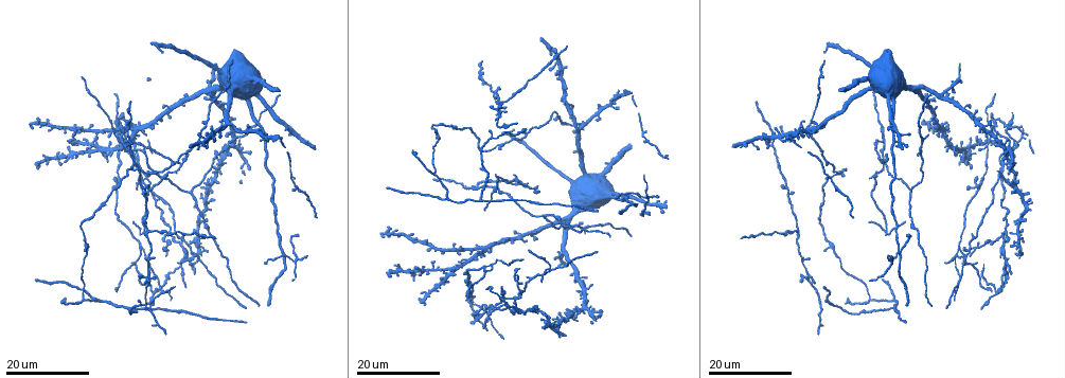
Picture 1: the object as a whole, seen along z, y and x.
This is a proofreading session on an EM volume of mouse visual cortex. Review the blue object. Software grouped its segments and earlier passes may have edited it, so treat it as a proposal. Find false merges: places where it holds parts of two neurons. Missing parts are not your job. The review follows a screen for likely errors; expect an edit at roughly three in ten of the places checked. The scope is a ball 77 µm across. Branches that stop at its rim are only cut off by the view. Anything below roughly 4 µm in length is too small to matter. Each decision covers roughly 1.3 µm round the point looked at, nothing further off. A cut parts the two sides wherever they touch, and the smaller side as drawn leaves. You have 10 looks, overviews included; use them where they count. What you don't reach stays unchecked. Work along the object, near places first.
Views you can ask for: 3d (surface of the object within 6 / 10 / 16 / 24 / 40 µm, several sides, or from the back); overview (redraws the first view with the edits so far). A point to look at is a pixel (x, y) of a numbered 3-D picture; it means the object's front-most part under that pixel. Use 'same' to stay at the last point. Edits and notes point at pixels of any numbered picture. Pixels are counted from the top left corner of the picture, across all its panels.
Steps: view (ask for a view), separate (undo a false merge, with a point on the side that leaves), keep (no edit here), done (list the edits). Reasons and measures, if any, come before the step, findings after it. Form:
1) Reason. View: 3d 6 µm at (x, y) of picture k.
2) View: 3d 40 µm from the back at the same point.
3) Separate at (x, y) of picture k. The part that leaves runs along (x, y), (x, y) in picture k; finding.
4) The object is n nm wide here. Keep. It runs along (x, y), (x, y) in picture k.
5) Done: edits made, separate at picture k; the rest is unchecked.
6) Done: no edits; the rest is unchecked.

Thin arm on a thick one. View: 3d 16 µm at (150, 233) of picture 1.

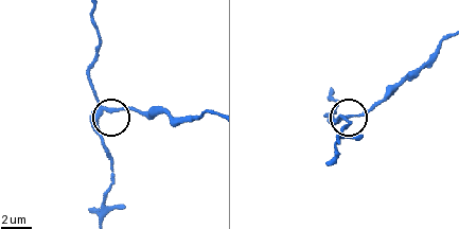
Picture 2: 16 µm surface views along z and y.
View: 3d 6 µm at (108, 110) of picture 2.

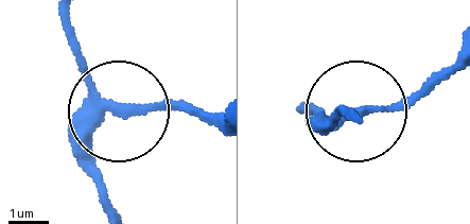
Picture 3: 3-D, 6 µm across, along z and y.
3 arms meet here. Separate at (159, 104) of picture 3. The part that leaves runs along (105, 102), (213, 112) in picture 3; a second neuron is stuck on.

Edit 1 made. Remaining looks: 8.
View: overview.

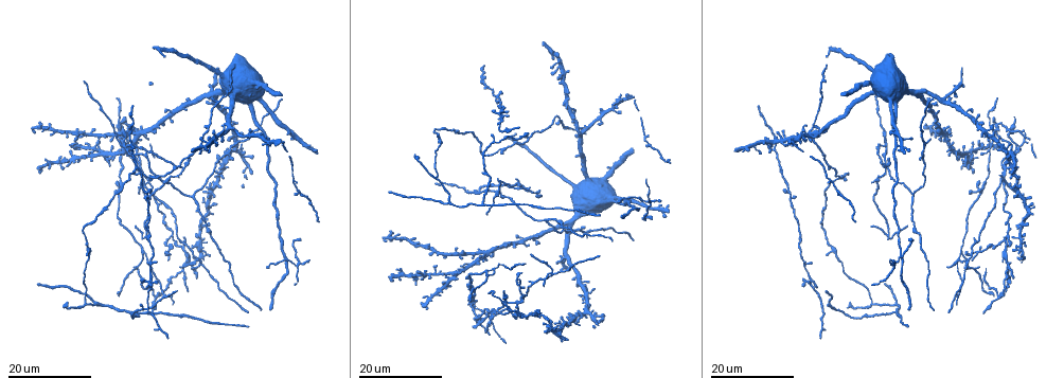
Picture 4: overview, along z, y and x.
Four or more arms meet. View: 3d 16 µm at (885, 147) of picture 4.

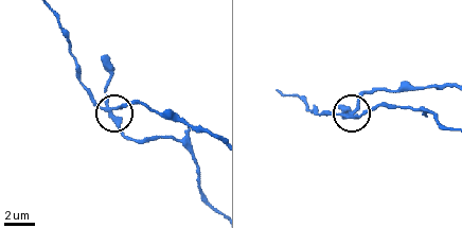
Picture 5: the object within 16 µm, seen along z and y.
Closer look. View: 3d 6 µm at (347, 117) of picture 5.

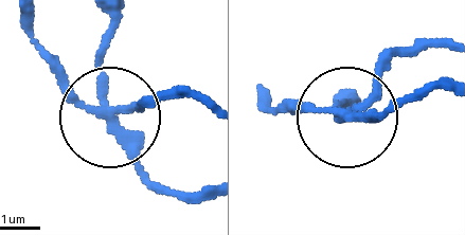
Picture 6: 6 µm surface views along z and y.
The object is 230 nm wide here. Separate at (143, 102) of picture 6. A second neuron is stuck on.

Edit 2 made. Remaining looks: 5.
View: overview.

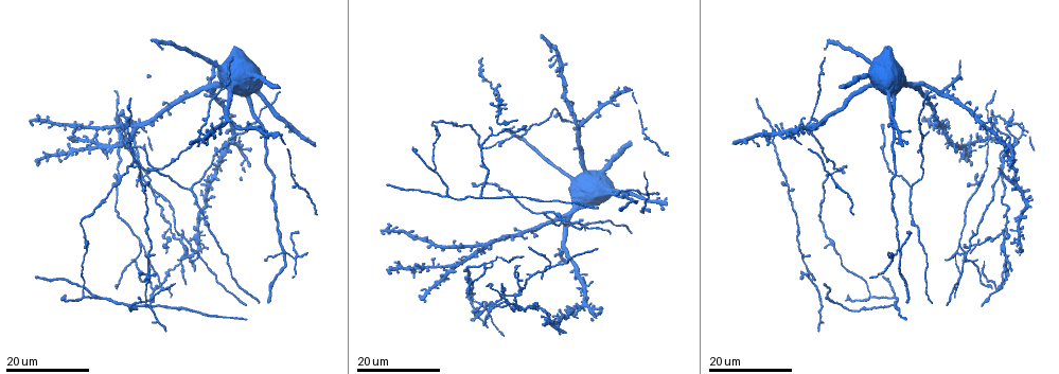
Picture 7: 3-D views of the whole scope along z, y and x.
Three-way junction. View: 3d 16 µm at (139, 303) of picture 7.

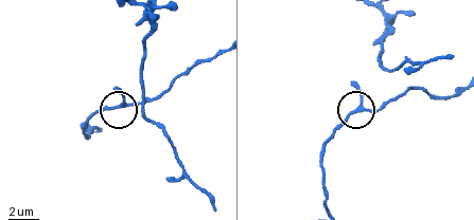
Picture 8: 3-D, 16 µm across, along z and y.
View: 3d 6 µm at (362, 109) of picture 8.

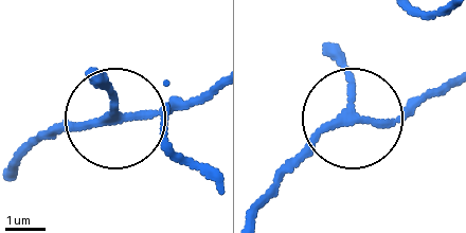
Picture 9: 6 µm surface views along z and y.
The object is 170 nm wide here. Keep. It runs along (17, 161), (97, 121), (205, 101) in picture 9; continuous, no second neuron.

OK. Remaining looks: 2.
Side arm on a straight run. View: 3d 16 µm at (788, 188) of picture 7.

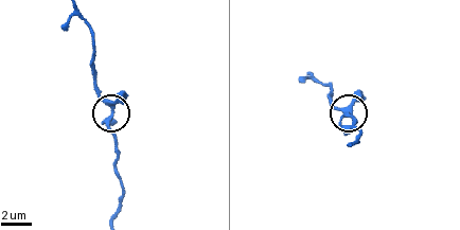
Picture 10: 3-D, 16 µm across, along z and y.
View: 3d 10 µm at (344, 116) of picture 10.

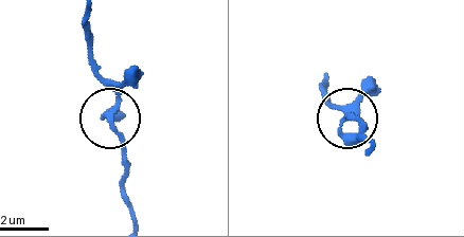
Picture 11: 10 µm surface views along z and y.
Keep. It runs along (132, 217), (126, 150), (108, 113), (114, 95), (90, 49) in picture 11; all the same neuron.

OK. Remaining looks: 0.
Done: edits made, separate at picture 3, separate at picture 6; the rest is unchecked.

